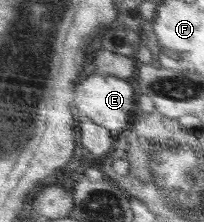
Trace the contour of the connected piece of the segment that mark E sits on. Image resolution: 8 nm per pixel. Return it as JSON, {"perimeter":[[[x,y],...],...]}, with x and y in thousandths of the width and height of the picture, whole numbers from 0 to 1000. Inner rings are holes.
{"perimeter":[[[466,324],[456,342],[436,342],[417,360],[397,356],[338,419],[338,441],[402,523],[441,532],[466,559],[505,568],[544,595],[593,595],[627,572],[642,523],[672,491],[672,428],[652,365]]]}

